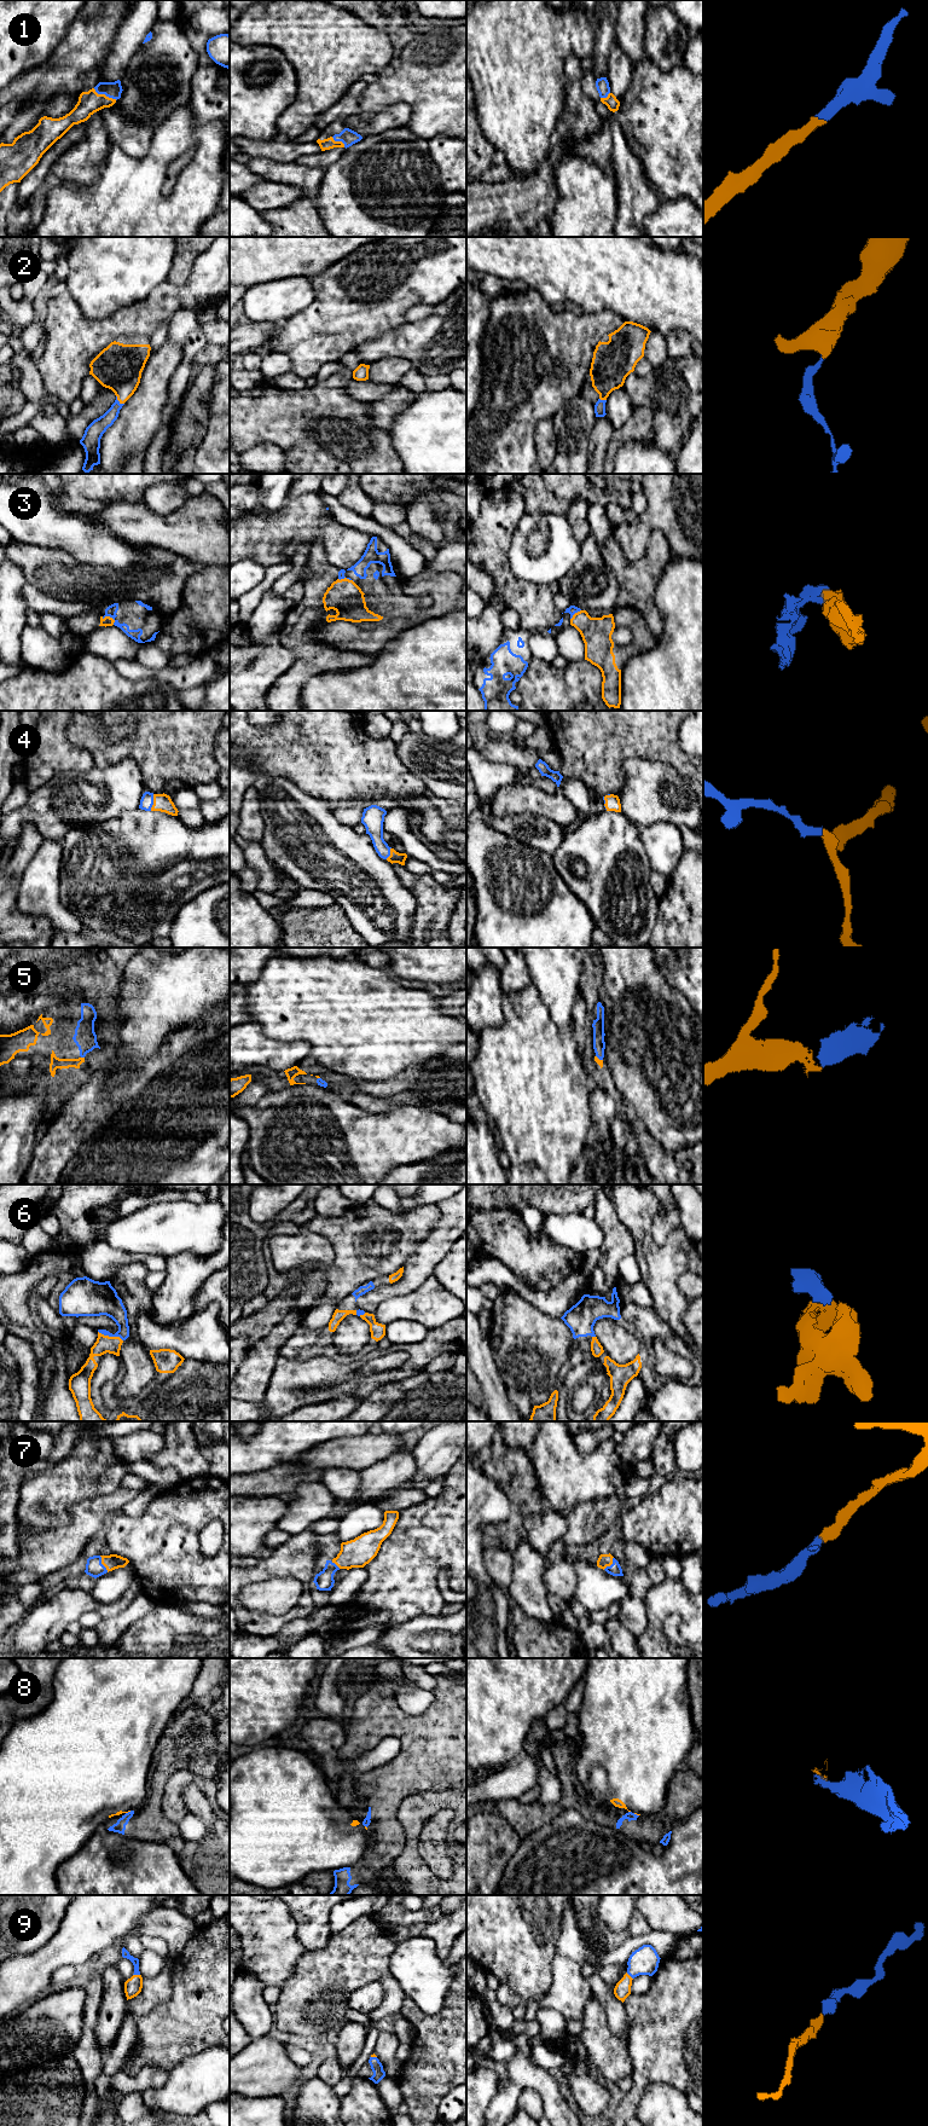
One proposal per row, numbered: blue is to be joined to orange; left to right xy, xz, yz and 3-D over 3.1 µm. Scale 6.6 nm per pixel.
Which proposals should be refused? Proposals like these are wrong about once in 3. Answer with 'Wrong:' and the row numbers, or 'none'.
Wrong: 3, 8

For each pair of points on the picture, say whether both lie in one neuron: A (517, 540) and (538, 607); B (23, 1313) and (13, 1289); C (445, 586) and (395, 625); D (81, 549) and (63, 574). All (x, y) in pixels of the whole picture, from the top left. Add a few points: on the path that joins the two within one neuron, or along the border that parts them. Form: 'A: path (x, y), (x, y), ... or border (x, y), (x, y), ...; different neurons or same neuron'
A: border (509, 563), (509, 567), (520, 579), (549, 586); different neurons
B: path (17, 1307), (13, 1295); same neuron
C: path (441, 601), (429, 613), (410, 621); same neuron
D: border (68, 557), (102, 567); different neurons

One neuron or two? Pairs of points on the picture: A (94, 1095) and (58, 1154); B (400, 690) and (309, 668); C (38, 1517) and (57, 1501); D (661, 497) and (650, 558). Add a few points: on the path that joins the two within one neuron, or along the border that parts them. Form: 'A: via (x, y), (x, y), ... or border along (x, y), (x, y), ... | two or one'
A: via (87, 1110), (61, 1140) | one
B: border along (352, 668), (326, 670), (315, 673), (301, 689) | two
C: via (42, 1512), (46, 1512), (52, 1506) | one
D: border along (653, 528), (657, 528), (665, 536), (672, 552) | two

